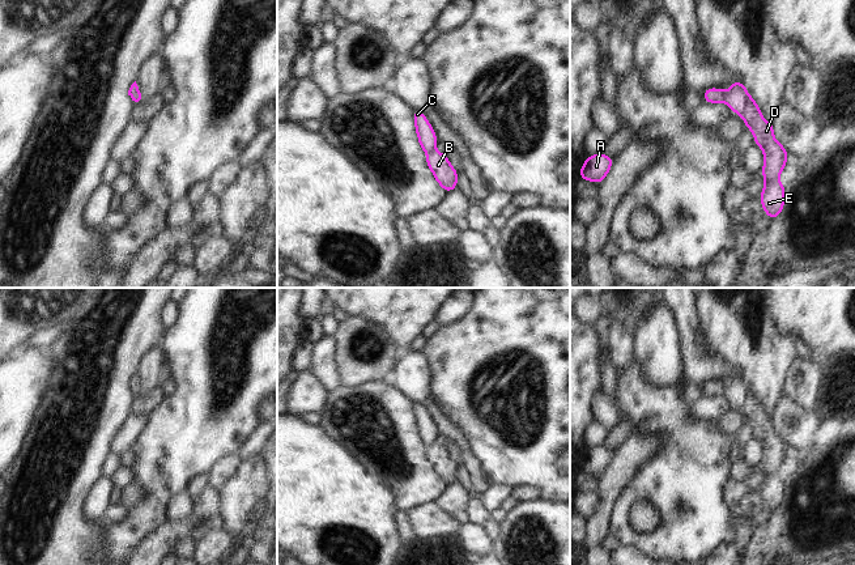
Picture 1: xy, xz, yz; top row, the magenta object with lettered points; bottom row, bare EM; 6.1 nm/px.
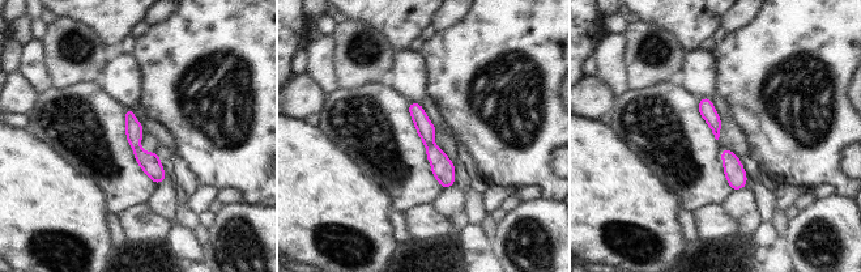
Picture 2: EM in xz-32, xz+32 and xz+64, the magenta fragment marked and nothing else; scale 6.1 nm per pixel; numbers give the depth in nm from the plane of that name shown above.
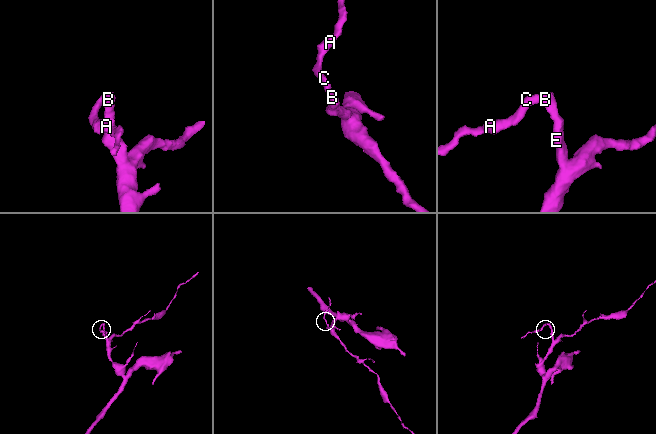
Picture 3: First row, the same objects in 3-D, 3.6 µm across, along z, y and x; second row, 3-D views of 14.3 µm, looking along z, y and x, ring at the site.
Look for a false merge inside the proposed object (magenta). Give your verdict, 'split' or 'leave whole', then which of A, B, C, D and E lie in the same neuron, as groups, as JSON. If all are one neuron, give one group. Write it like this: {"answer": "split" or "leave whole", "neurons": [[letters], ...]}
{"answer": "split", "neurons": [["A", "C"], ["B", "D", "E"]]}

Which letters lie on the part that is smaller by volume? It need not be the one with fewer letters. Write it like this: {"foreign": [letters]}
{"foreign": ["A", "C"]}

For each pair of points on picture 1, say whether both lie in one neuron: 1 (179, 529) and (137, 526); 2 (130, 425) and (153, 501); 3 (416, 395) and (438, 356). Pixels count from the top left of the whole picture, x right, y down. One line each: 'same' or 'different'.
1: different
2: different
3: different

